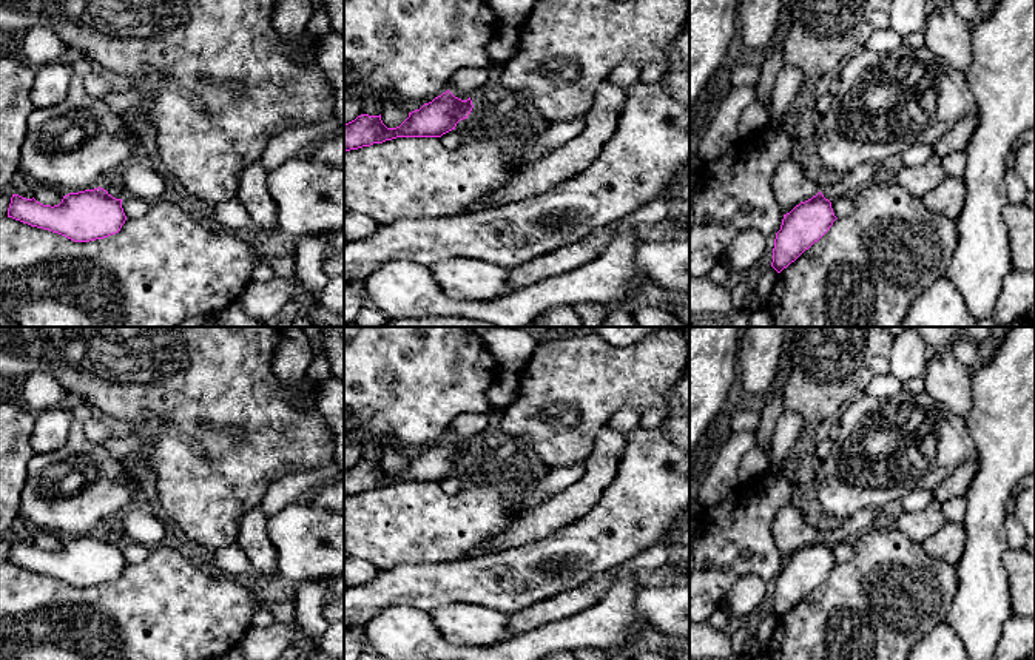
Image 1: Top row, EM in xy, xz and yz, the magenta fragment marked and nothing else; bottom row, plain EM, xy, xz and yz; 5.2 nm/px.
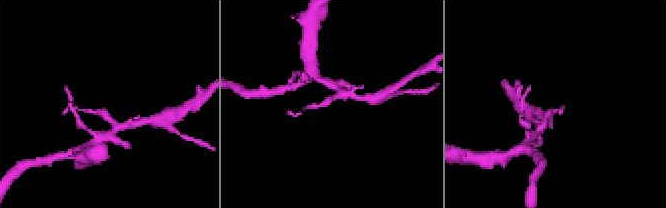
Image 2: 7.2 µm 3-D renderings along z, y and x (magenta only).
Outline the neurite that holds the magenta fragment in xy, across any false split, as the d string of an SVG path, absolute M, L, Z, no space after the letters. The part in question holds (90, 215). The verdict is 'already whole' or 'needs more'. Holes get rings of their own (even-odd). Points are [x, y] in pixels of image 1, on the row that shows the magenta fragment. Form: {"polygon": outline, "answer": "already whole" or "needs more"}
{"polygon": "M103 188L63 196L59 205L43 205L34 197L12 194L8 217L59 233L74 242L103 239L120 231L126 221L122 199Z", "answer": "already whole"}

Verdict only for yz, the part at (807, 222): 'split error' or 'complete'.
complete

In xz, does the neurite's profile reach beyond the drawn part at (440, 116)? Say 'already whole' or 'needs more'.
already whole

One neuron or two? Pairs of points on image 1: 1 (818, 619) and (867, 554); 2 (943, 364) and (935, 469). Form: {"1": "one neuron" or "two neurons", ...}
{"1": "one neuron", "2": "two neurons"}

